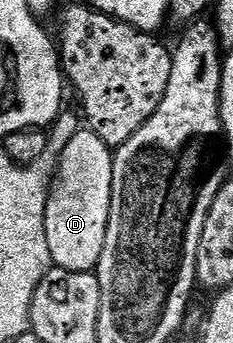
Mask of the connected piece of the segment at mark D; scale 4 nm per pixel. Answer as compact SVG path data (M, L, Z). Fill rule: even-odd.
M82 129L67 142L57 159L44 214L46 245L53 264L68 272L93 272L100 260L102 241L109 223L112 157L111 148L100 137Z

